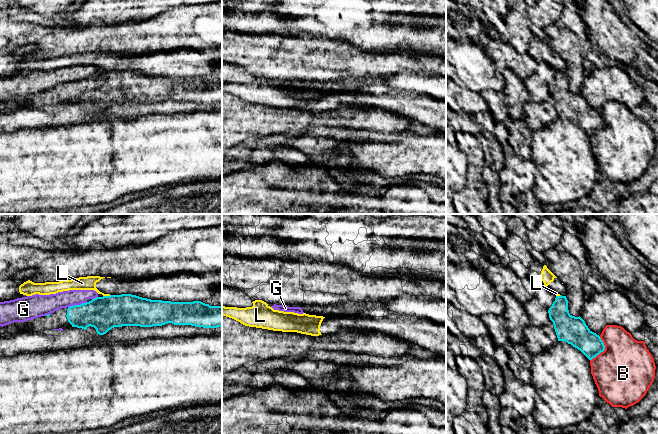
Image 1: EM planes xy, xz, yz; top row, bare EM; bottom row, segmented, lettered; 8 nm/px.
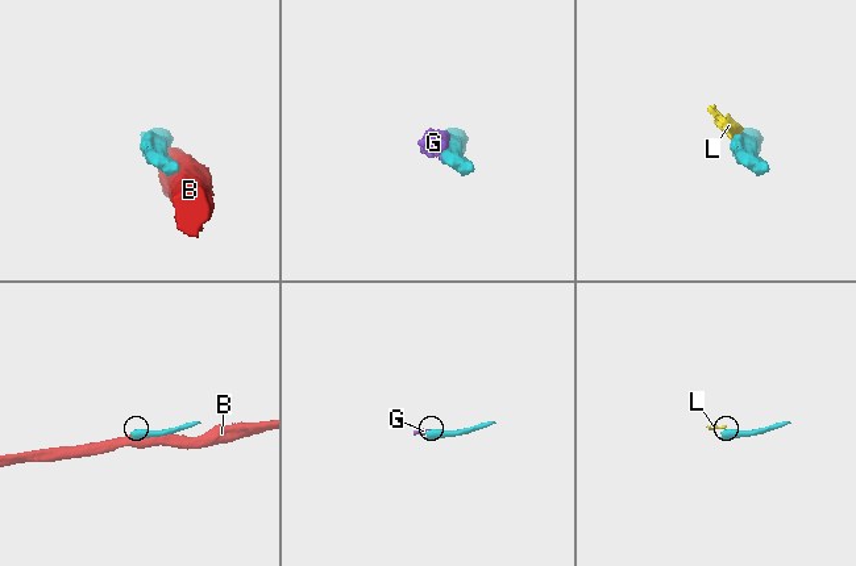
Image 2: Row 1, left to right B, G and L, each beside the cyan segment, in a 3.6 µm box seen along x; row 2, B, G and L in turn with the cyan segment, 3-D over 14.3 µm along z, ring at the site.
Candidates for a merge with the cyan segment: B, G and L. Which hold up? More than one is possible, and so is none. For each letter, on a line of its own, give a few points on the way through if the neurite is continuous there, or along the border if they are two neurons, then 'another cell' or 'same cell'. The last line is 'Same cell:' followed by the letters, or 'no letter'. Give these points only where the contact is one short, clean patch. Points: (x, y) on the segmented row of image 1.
B: another cell
G: border xy (86, 301), (68, 307); another cell
L: border xy (110, 295), (103, 296); another cell
Same cell: no letter

